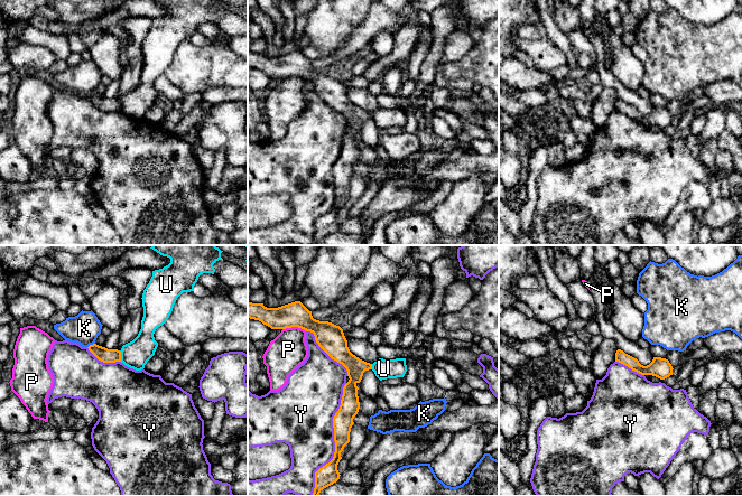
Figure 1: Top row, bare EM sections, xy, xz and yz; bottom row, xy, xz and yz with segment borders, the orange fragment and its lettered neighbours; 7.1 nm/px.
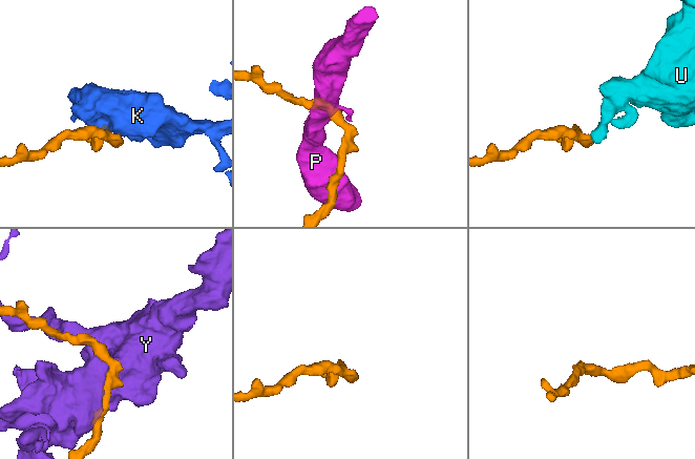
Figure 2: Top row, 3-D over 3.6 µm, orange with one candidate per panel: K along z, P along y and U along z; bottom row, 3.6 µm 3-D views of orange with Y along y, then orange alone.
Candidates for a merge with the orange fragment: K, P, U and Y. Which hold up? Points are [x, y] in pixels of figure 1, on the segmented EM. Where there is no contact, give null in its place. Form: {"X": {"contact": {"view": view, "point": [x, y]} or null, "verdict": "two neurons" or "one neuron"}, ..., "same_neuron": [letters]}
{"K": {"contact": {"view": "xy", "point": [91, 345]}, "verdict": "two neurons"}, "P": {"contact": {"view": "xz", "point": [295, 326]}, "verdict": "two neurons"}, "U": {"contact": {"view": "xy", "point": [120, 356]}, "verdict": "two neurons"}, "Y": {"contact": {"view": "xz", "point": [334, 440]}, "verdict": "two neurons"}, "same_neuron": []}

